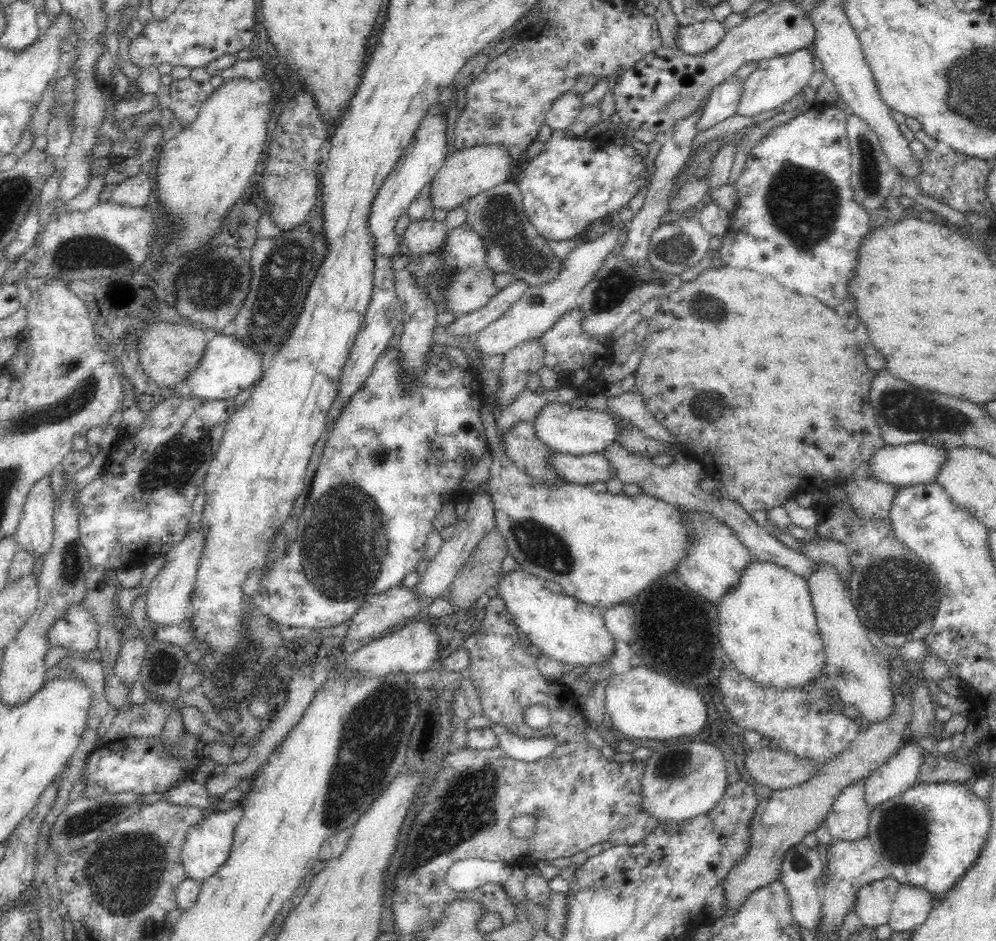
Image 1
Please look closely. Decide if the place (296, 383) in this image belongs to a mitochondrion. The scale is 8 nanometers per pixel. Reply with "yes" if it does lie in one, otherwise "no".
no

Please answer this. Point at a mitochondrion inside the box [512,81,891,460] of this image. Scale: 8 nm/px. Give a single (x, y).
(802, 203)

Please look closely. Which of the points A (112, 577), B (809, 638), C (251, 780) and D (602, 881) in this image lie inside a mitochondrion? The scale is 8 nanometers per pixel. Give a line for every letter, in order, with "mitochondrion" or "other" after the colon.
A: other
B: other
C: other
D: mitochondrion

